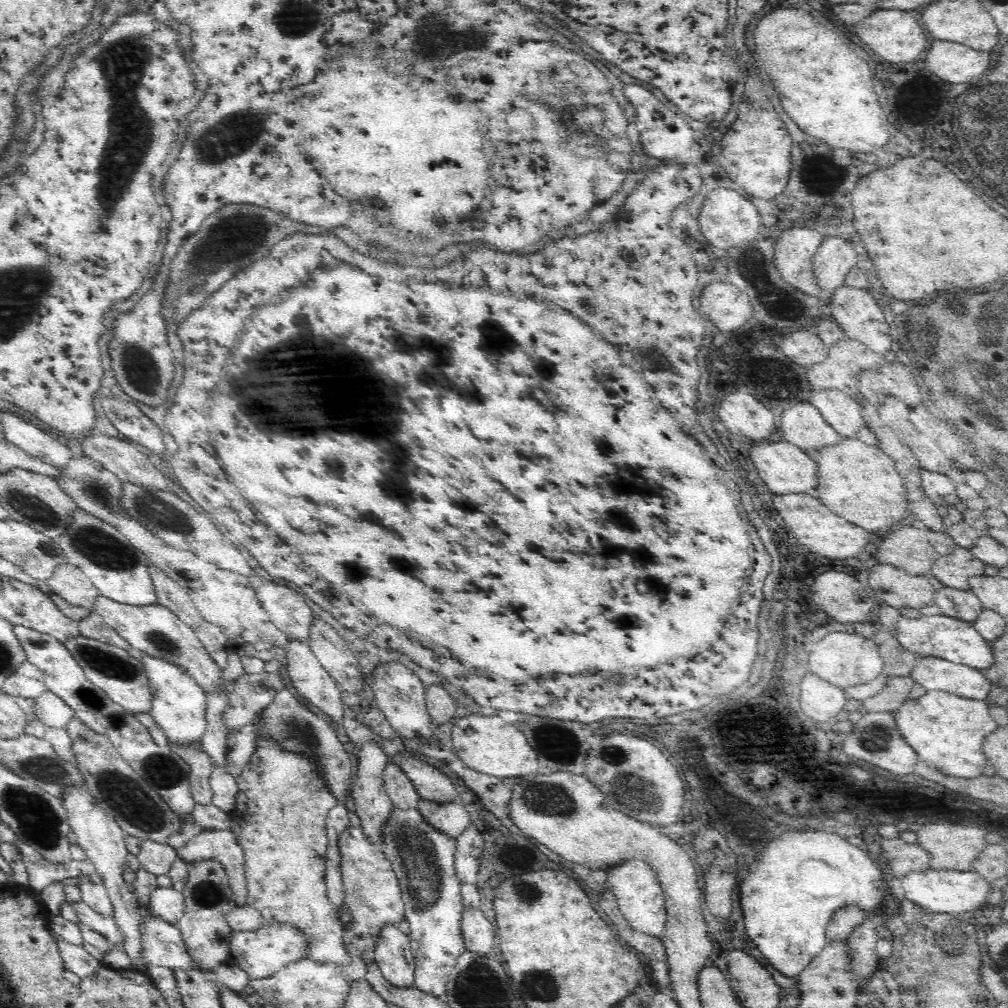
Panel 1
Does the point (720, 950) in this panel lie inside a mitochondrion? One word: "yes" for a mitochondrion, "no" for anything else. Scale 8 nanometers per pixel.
no

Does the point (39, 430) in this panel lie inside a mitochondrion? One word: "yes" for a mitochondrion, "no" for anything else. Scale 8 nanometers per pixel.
no

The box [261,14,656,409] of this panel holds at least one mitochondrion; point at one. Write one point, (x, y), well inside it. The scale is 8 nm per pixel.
(436, 45)

